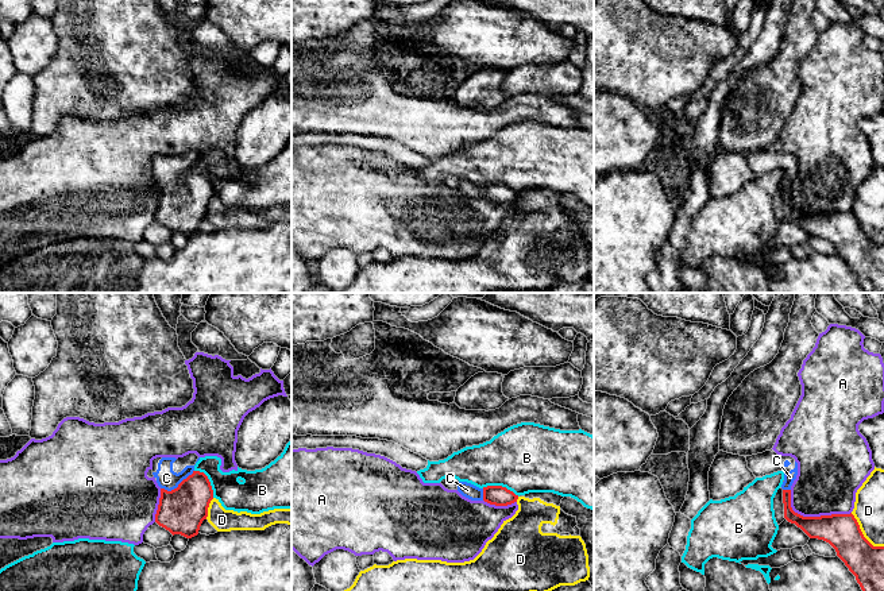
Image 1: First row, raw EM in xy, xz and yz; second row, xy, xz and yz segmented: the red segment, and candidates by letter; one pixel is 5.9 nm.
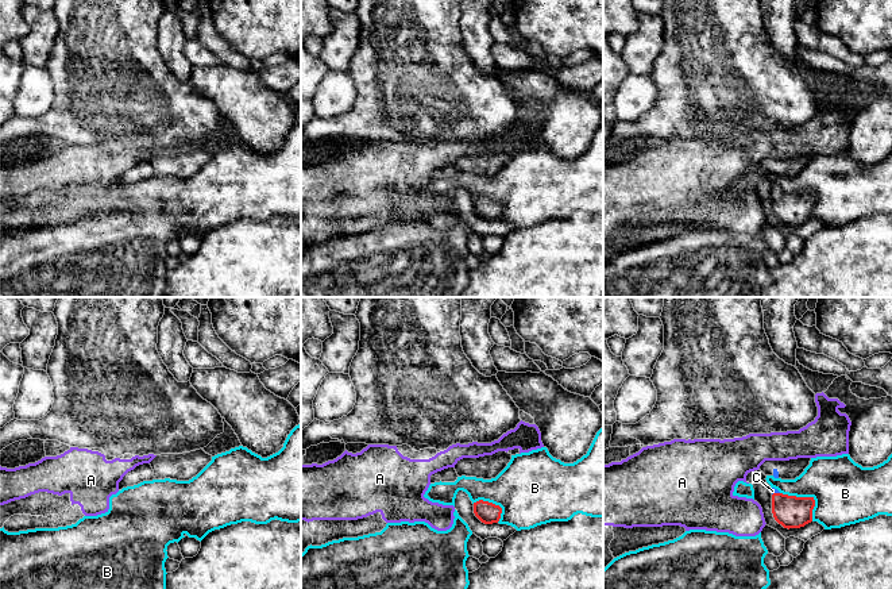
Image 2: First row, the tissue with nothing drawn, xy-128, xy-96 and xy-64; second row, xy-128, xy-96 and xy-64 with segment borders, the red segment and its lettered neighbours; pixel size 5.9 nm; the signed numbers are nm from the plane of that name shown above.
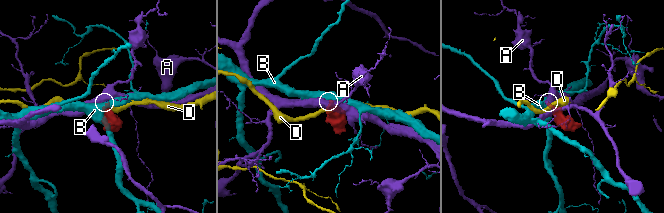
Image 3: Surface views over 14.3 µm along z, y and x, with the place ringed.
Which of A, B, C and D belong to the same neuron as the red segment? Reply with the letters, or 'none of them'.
C

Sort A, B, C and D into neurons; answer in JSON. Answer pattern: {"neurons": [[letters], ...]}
{"neurons": [["A"], ["B"], ["C"], ["D"]]}

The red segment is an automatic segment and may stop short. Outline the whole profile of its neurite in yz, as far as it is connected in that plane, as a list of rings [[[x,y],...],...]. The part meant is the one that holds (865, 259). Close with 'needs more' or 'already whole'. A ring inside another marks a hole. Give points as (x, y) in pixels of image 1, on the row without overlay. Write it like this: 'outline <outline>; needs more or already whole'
outline [[[773,147],[745,155],[748,166],[756,175],[783,169],[784,216],[800,225],[810,236],[829,240],[856,274],[865,293],[884,293],[884,244],[873,244],[864,235],[852,210],[821,215],[803,215],[795,210],[791,205],[791,184],[798,173],[795,157],[777,152]]]; needs more

